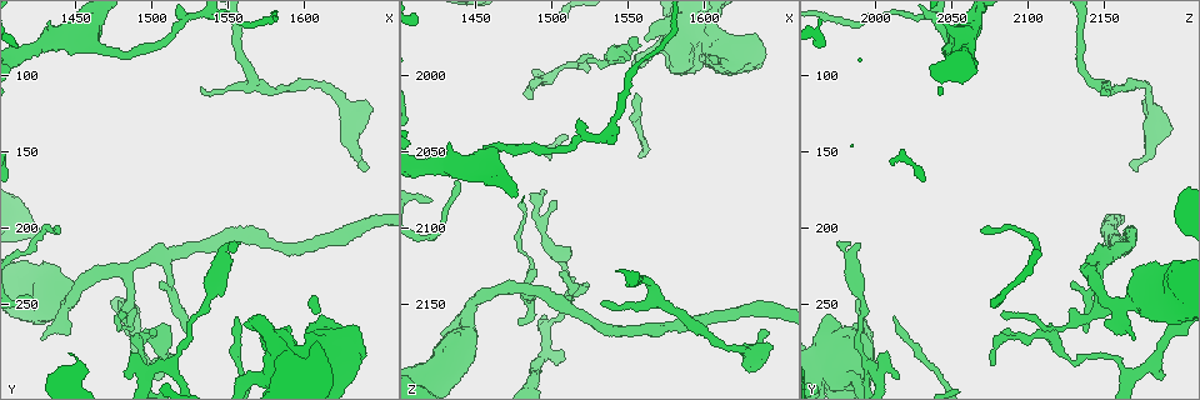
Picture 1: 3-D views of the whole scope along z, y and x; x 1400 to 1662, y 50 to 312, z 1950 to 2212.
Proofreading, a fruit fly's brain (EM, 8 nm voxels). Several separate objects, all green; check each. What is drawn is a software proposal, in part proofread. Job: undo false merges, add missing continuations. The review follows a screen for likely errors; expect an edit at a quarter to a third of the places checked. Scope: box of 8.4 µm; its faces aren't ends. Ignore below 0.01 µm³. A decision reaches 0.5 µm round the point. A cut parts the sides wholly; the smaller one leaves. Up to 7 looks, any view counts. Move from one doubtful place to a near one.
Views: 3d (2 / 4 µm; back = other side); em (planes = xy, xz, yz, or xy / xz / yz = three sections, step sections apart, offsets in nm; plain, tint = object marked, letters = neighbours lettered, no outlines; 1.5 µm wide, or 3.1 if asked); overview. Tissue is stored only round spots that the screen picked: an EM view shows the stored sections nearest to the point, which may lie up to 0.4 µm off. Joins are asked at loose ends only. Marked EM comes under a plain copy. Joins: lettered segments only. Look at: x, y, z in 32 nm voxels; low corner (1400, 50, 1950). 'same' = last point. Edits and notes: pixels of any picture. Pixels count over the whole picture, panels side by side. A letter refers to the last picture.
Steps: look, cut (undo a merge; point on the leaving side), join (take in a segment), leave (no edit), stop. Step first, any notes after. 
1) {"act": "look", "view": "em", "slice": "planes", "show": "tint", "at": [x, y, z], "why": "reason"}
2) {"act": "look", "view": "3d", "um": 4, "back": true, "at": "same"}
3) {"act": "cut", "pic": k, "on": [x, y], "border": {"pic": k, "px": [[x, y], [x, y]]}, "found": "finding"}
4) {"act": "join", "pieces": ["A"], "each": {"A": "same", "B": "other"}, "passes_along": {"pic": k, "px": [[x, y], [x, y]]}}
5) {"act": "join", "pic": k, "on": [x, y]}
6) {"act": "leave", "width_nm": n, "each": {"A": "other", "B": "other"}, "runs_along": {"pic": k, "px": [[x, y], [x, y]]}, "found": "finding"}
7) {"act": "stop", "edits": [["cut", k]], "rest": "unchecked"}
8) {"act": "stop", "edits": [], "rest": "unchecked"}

{"act": "look", "view": "em", "slice": "planes", "show": "letters", "at": [1508, 216, 2148], "why": "thick turns thin"}

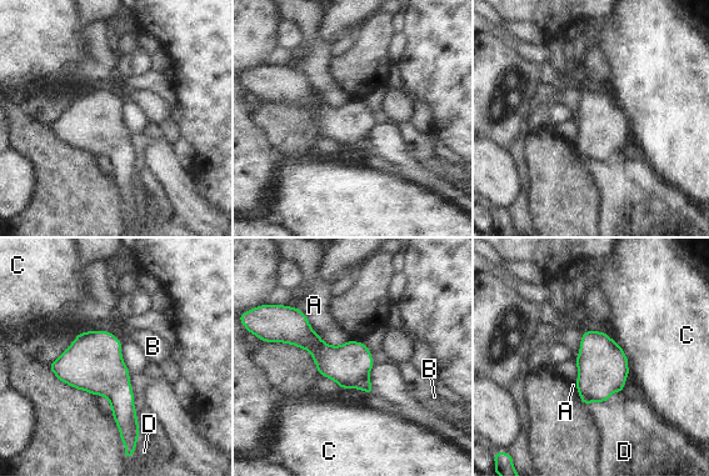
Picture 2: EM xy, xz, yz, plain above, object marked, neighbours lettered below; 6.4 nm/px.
{"act": "leave", "width_nm": 320, "each": {"A": "other", "B": "other", "C": "other", "D": "other"}, "border": {"pic": 2, "px": [[623, 351], [629, 361]]}, "found": "all the same neuron"}

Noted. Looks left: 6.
{"act": "look", "view": "em", "slice": "xz", "step": 8, "show": "tint", "at": [1642, 158, 2168]}

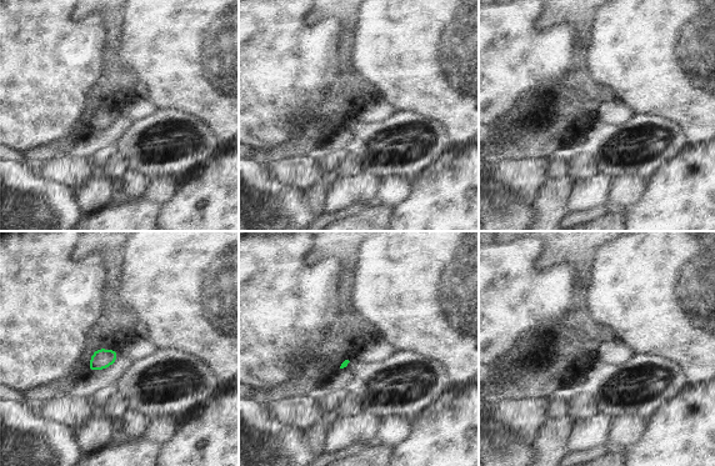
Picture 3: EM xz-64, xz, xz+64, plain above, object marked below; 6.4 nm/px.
{"act": "look", "view": "em", "slice": "planes", "show": "letters", "at": "same", "why": "another direction"}

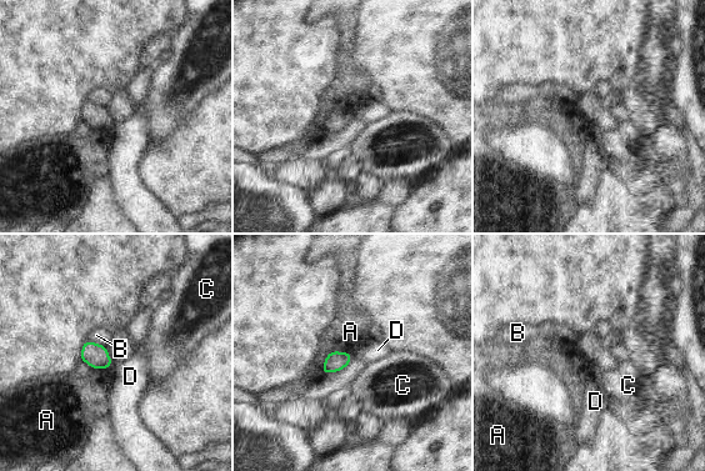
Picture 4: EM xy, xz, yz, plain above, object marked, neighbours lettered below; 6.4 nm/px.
{"act": "leave", "width_nm": 130, "each": {"A": "other", "B": "other", "C": "other", "D": "other"}, "border": {"pic": 4, "px": [[351, 355], [331, 351], [320, 372]]}, "found": "none of them fits"}

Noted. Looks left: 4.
{"act": "look", "view": "3d", "um": 2, "at": [1534, 106, 2148], "why": "tapers out"}

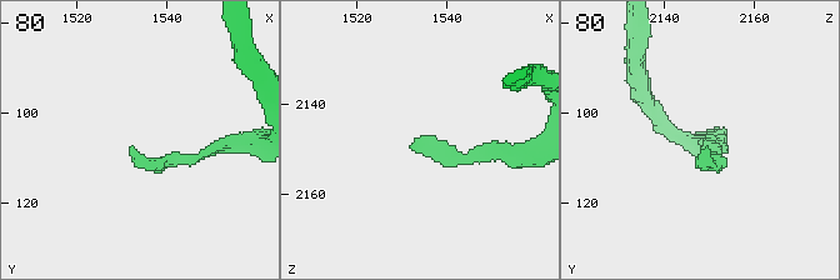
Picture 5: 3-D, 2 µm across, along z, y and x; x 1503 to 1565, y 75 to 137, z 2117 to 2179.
{"act": "look", "view": "em", "slice": "planes", "show": "letters", "at": [1533, 108, 2148], "why": "need the tissue"}

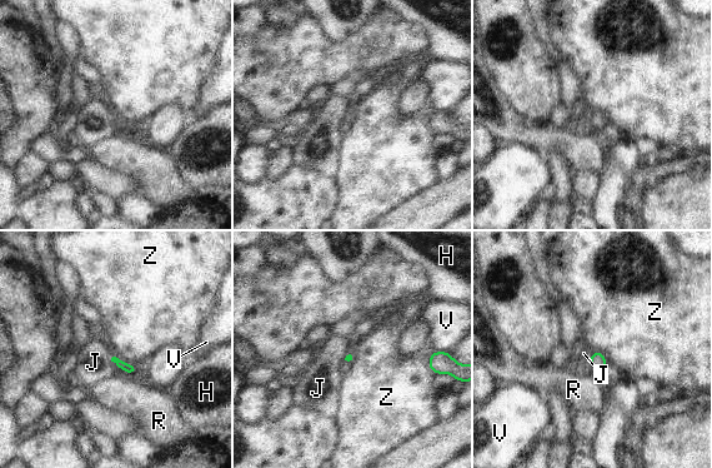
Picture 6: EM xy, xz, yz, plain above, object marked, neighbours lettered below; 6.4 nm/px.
{"act": "leave", "each": {"H": "other", "J": "other", "R": "other", "V": "other", "Z": "other"}, "border": {"pic": 6, "px": [[432, 352], [429, 367], [436, 373]]}, "found": "no lettered segment goes on from it"}

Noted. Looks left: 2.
{"act": "stop", "edits": [], "rest": "unchecked"}

